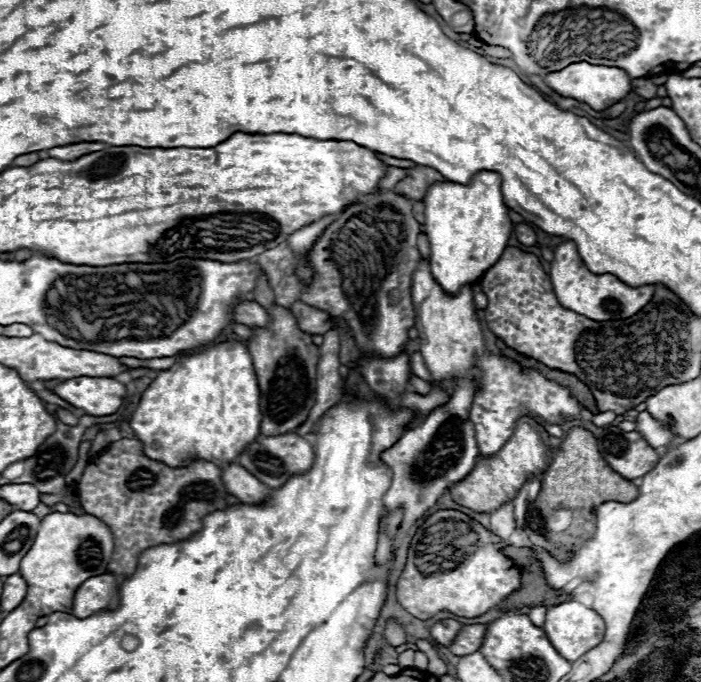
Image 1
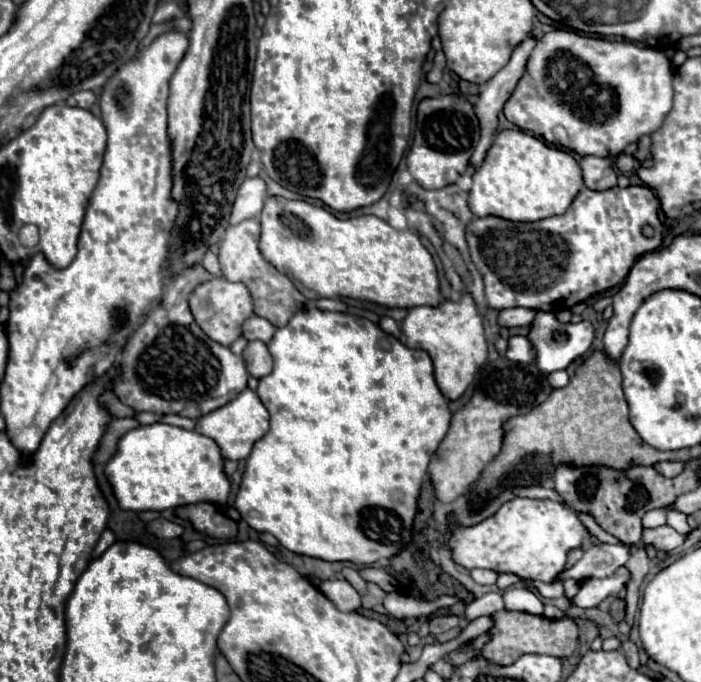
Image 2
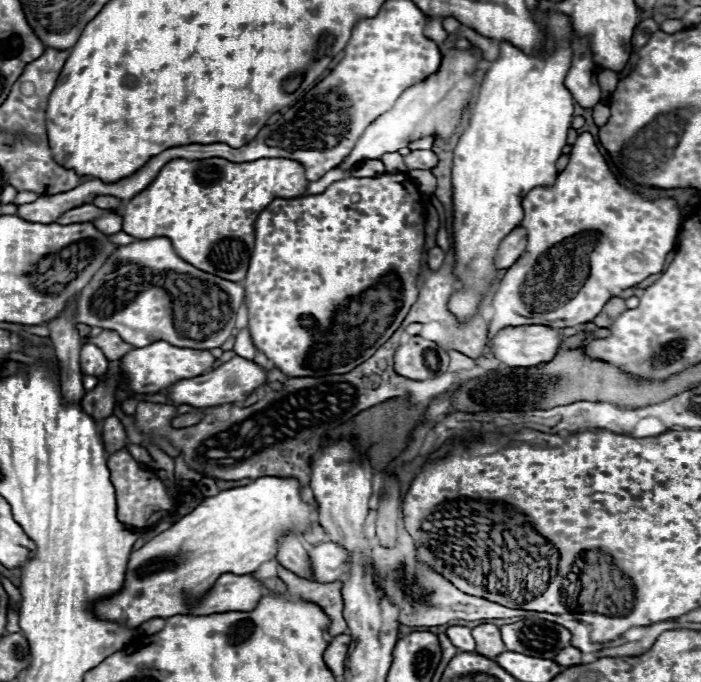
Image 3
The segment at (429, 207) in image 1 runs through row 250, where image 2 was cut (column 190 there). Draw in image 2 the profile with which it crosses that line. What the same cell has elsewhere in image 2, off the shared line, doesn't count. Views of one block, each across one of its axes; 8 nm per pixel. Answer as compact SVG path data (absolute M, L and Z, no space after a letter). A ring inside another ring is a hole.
M162 422L128 430L116 446L116 454L104 468L112 492L122 510L166 510L182 504L214 502L222 506L230 492L230 482L222 470L218 444L194 430L168 426Z

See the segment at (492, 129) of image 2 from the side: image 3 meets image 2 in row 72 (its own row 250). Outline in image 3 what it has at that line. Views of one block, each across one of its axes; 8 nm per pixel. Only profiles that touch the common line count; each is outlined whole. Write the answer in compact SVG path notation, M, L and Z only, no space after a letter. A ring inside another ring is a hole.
M516 228L512 230L498 246L498 252L496 252L496 258L494 258L494 266L498 270L506 270L510 268L518 258L520 254L524 252L526 248L526 232L522 228Z

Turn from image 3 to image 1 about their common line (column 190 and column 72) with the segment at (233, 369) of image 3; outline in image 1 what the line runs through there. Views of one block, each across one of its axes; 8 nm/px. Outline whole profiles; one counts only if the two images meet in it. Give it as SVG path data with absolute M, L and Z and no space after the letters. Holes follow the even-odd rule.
M78 376L78 378L60 382L54 388L54 394L58 394L62 400L72 404L74 408L84 410L84 414L108 416L122 406L126 388L114 378Z

